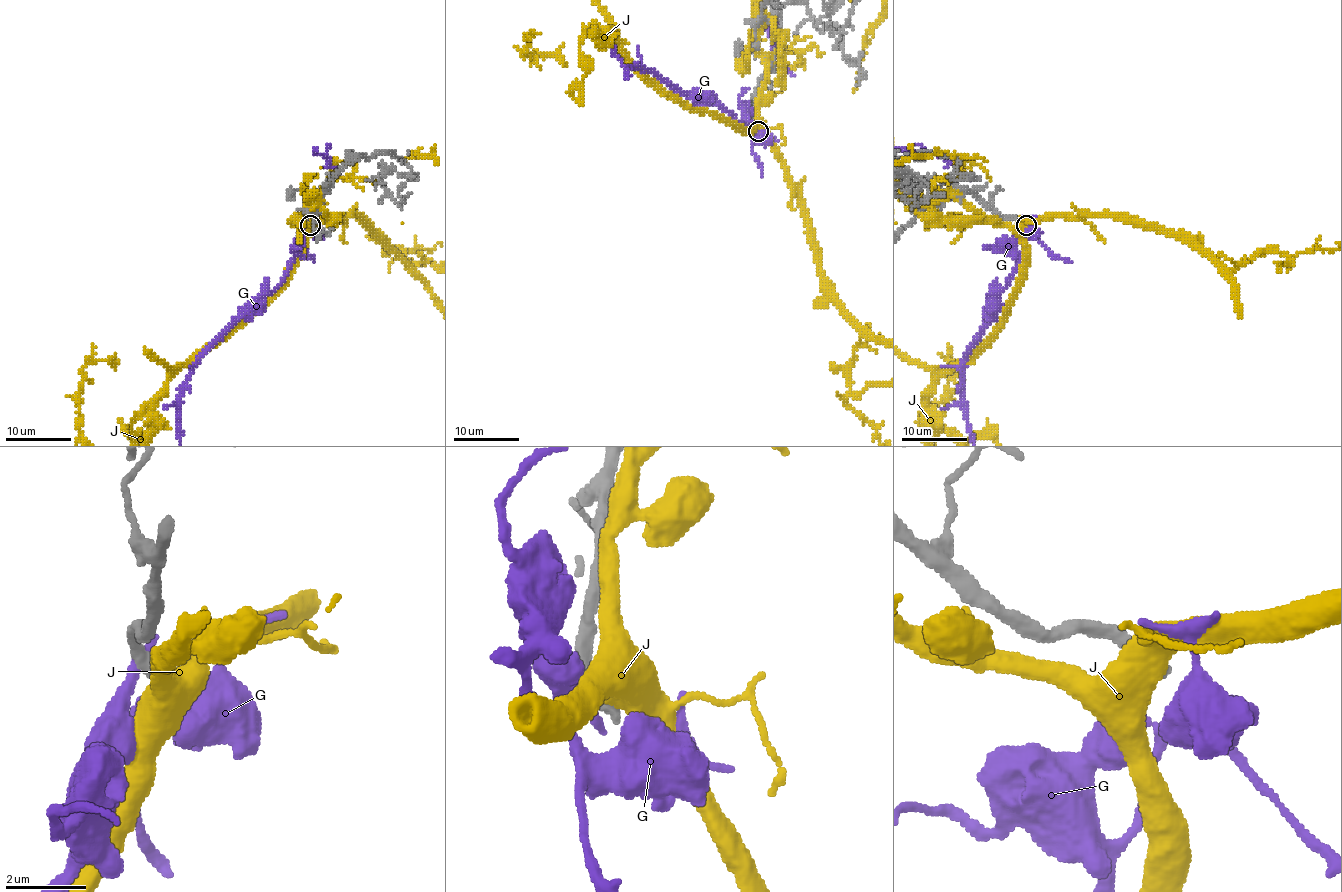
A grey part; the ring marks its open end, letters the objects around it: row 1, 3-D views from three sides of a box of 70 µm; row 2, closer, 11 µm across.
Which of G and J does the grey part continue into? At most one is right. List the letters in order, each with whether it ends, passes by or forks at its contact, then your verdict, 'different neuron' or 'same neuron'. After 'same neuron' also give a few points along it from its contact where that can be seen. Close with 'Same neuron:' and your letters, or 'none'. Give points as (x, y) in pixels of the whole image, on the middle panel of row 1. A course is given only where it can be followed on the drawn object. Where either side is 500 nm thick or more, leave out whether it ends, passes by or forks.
G: it ends there; different neuron
J: different neuron
Same neuron: none

